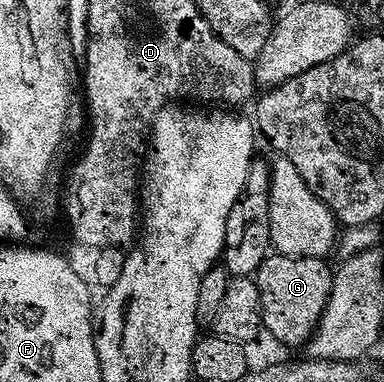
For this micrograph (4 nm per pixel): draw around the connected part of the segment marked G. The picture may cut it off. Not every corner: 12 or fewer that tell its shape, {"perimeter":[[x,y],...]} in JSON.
{"perimeter":[[270,254],[256,270],[261,323],[281,344],[312,337],[334,269]]}

